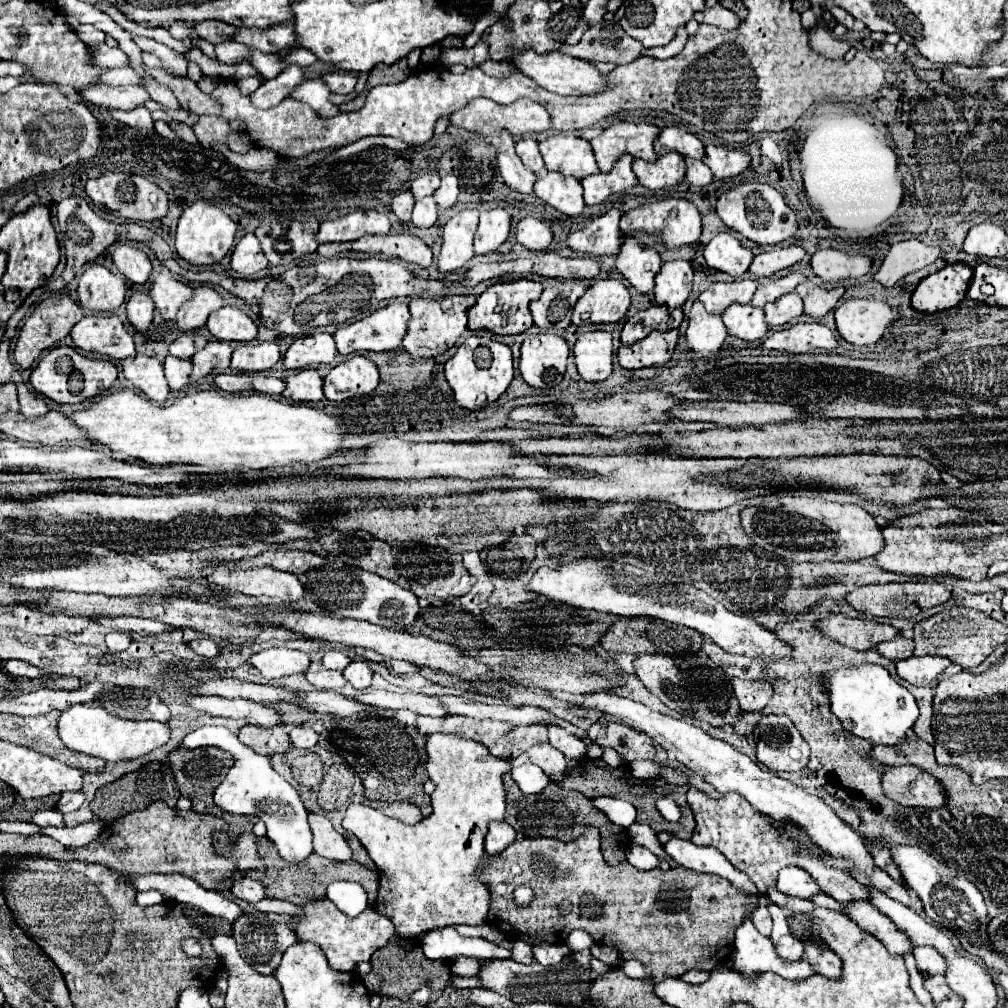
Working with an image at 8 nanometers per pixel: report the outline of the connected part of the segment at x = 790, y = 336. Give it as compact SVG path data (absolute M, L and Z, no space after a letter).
M797 322L785 330L773 332L763 342L763 348L789 354L803 354L813 348L833 352L837 348L837 338L833 336L831 328L821 322Z

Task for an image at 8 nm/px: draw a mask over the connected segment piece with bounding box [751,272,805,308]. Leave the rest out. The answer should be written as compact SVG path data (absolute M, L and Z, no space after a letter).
M789 272L789 274L781 276L781 278L775 278L775 276L761 278L759 280L759 286L757 286L757 292L755 292L753 300L751 300L751 304L763 308L765 302L773 302L779 296L783 296L785 292L795 290L795 286L801 284L803 280L805 280L805 276L801 272Z

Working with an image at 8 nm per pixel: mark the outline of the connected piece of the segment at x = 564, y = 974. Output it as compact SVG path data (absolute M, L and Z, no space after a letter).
M575 952L565 956L555 966L541 966L539 962L533 964L519 964L515 960L493 960L491 964L483 966L479 970L481 986L493 988L495 992L501 992L503 996L511 998L515 1004L529 1004L529 1002L549 1002L559 1006L581 1006L587 1004L583 998L585 992L589 992L589 986L593 984L593 970L591 970L591 952Z

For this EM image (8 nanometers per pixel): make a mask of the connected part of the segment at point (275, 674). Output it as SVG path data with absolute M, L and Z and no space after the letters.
M271 648L263 650L251 656L249 660L267 680L279 678L279 676L289 676L295 672L305 672L311 664L309 656L299 650L289 650L289 648Z

